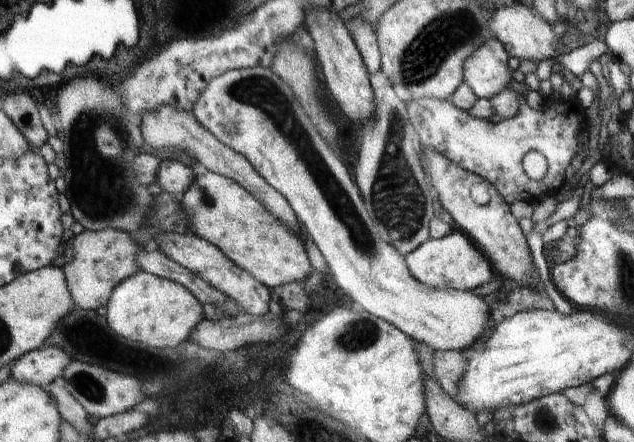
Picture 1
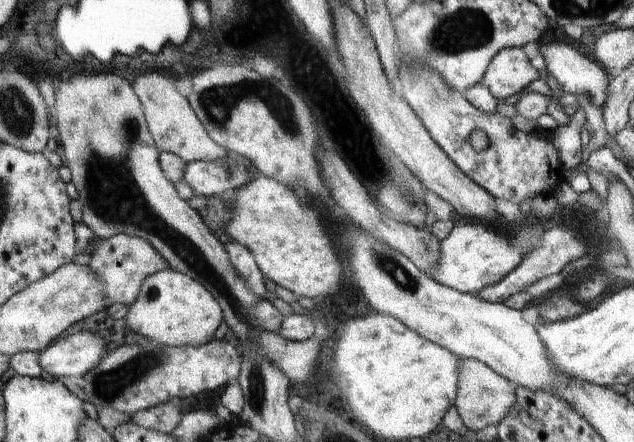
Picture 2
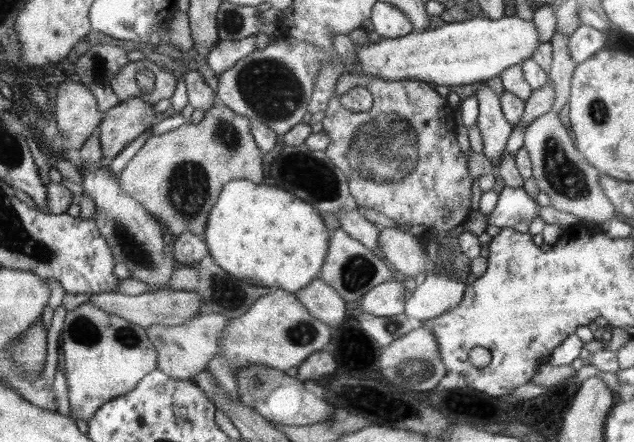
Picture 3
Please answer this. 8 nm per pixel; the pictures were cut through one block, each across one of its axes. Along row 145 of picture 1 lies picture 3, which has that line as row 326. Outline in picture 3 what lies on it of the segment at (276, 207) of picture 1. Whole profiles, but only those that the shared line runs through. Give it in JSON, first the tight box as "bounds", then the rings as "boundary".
{"bounds":[146,314,230,380],"boundary":[[[200,314],[178,325],[150,325],[146,332],[157,353],[158,369],[180,380],[193,380],[218,353],[218,337],[228,321],[230,318],[226,318],[224,314]]]}

